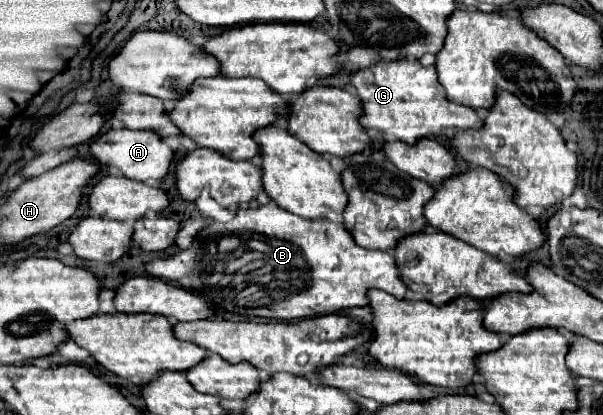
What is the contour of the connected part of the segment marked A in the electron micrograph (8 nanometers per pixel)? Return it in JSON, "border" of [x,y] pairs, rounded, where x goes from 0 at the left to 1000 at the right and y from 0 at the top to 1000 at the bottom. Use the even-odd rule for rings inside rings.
{"border":[[[182,311],[149,340],[149,373],[159,393],[172,402],[192,402],[206,427],[222,436],[265,436],[289,383],[289,364],[265,340],[265,330],[252,316],[219,316],[219,311]]]}

